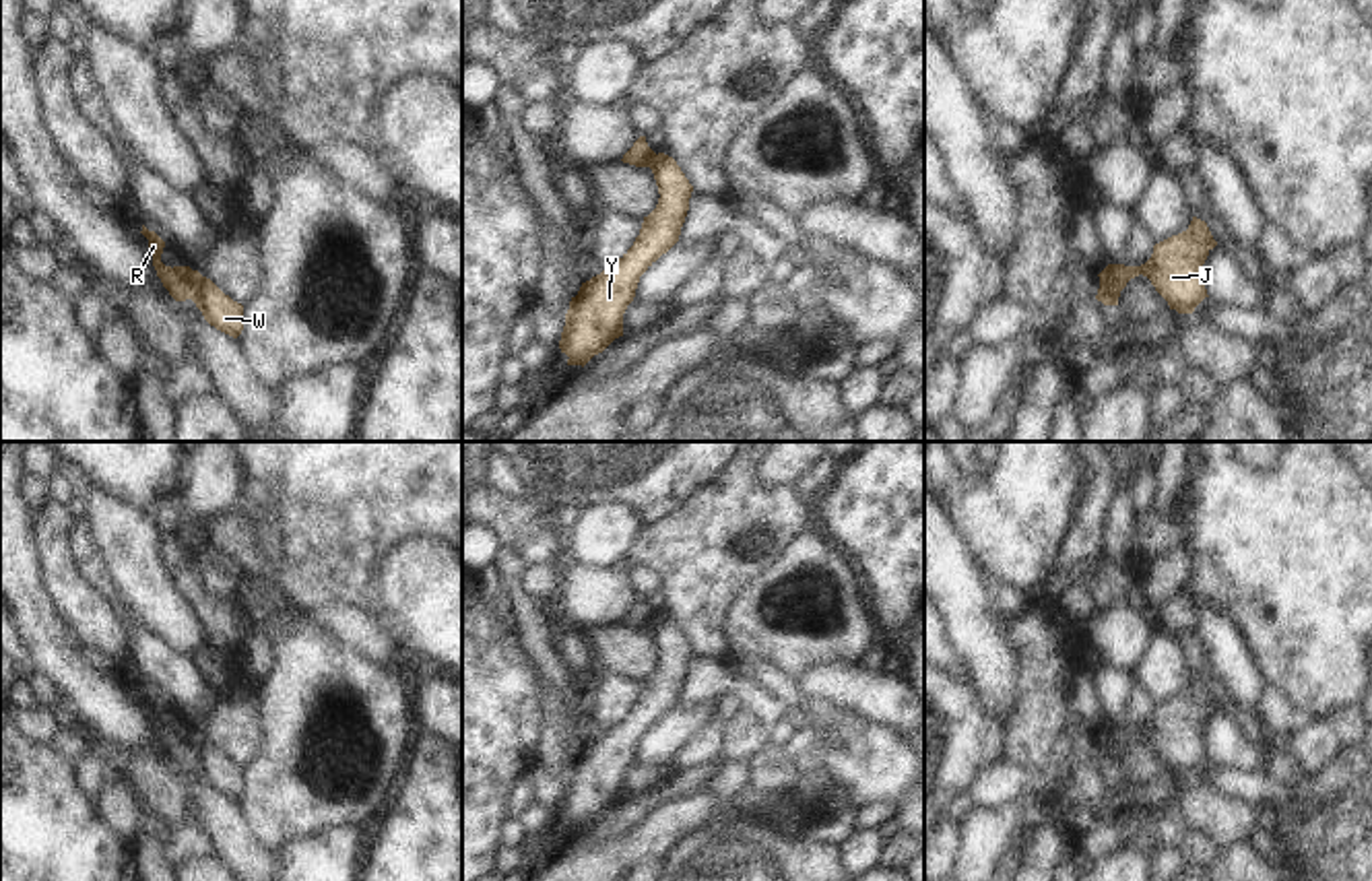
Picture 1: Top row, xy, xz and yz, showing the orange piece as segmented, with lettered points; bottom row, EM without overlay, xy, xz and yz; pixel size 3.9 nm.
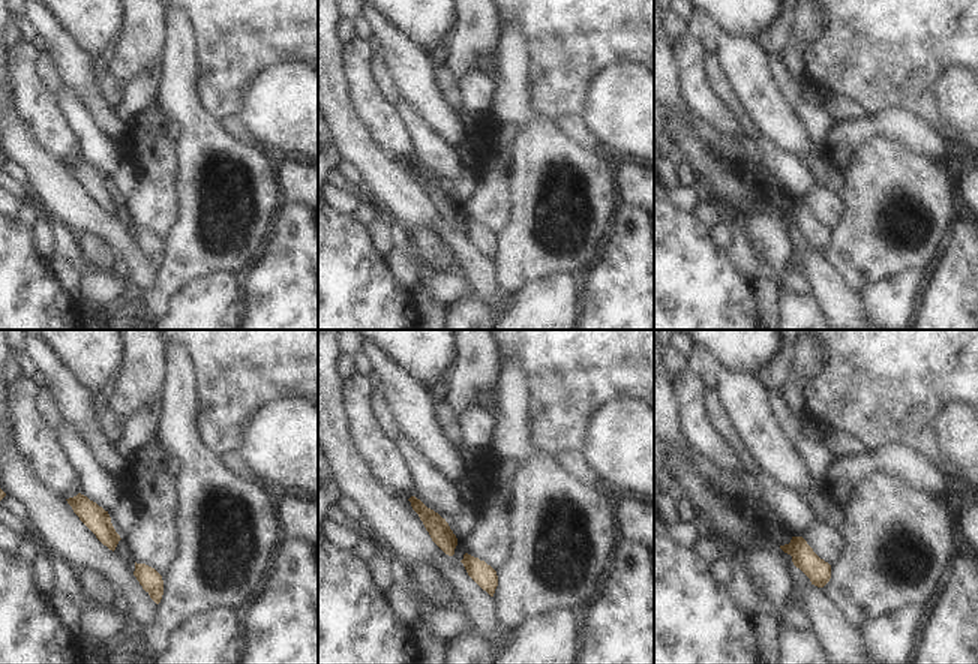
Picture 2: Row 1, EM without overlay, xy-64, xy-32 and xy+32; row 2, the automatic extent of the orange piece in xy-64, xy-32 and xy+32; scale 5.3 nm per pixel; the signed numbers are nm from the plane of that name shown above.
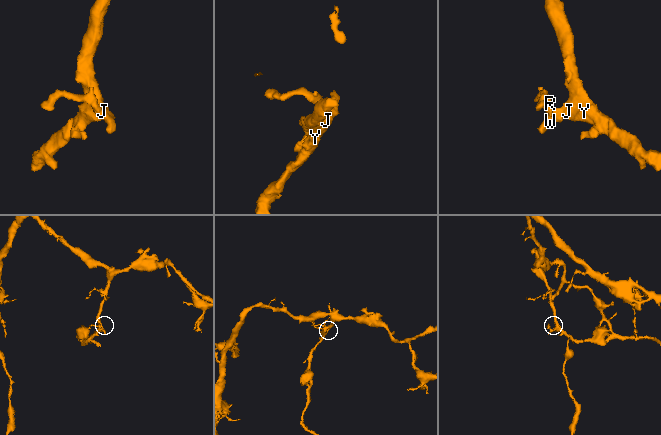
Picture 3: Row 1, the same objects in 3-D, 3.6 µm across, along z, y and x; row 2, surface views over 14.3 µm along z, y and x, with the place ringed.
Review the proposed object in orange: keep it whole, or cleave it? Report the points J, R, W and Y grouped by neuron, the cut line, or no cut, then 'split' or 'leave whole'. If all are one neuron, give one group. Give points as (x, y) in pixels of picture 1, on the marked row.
J W Y / R; cut in xy along (194, 271), (188, 298); split

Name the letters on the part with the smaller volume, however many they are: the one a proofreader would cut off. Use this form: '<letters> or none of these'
R

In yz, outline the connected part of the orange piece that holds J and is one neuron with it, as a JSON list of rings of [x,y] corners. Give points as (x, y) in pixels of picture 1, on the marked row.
[[[1193,217],[1186,231],[1153,246],[1151,258],[1141,266],[1108,264],[1100,272],[1096,299],[1104,305],[1118,305],[1120,291],[1139,274],[1147,276],[1155,291],[1178,314],[1193,314],[1209,297],[1203,279],[1203,264],[1217,246],[1205,221]]]

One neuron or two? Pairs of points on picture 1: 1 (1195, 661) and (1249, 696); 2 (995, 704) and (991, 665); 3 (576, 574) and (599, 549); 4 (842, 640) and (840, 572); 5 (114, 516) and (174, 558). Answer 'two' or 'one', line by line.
1: two
2: one
3: two
4: one
5: two

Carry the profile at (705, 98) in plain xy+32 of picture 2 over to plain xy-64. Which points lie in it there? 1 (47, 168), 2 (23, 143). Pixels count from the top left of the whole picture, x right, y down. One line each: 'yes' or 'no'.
1: no
2: no

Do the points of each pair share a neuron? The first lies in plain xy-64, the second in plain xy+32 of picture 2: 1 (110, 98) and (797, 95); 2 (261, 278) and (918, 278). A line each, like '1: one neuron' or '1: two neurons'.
1: one neuron
2: two neurons

